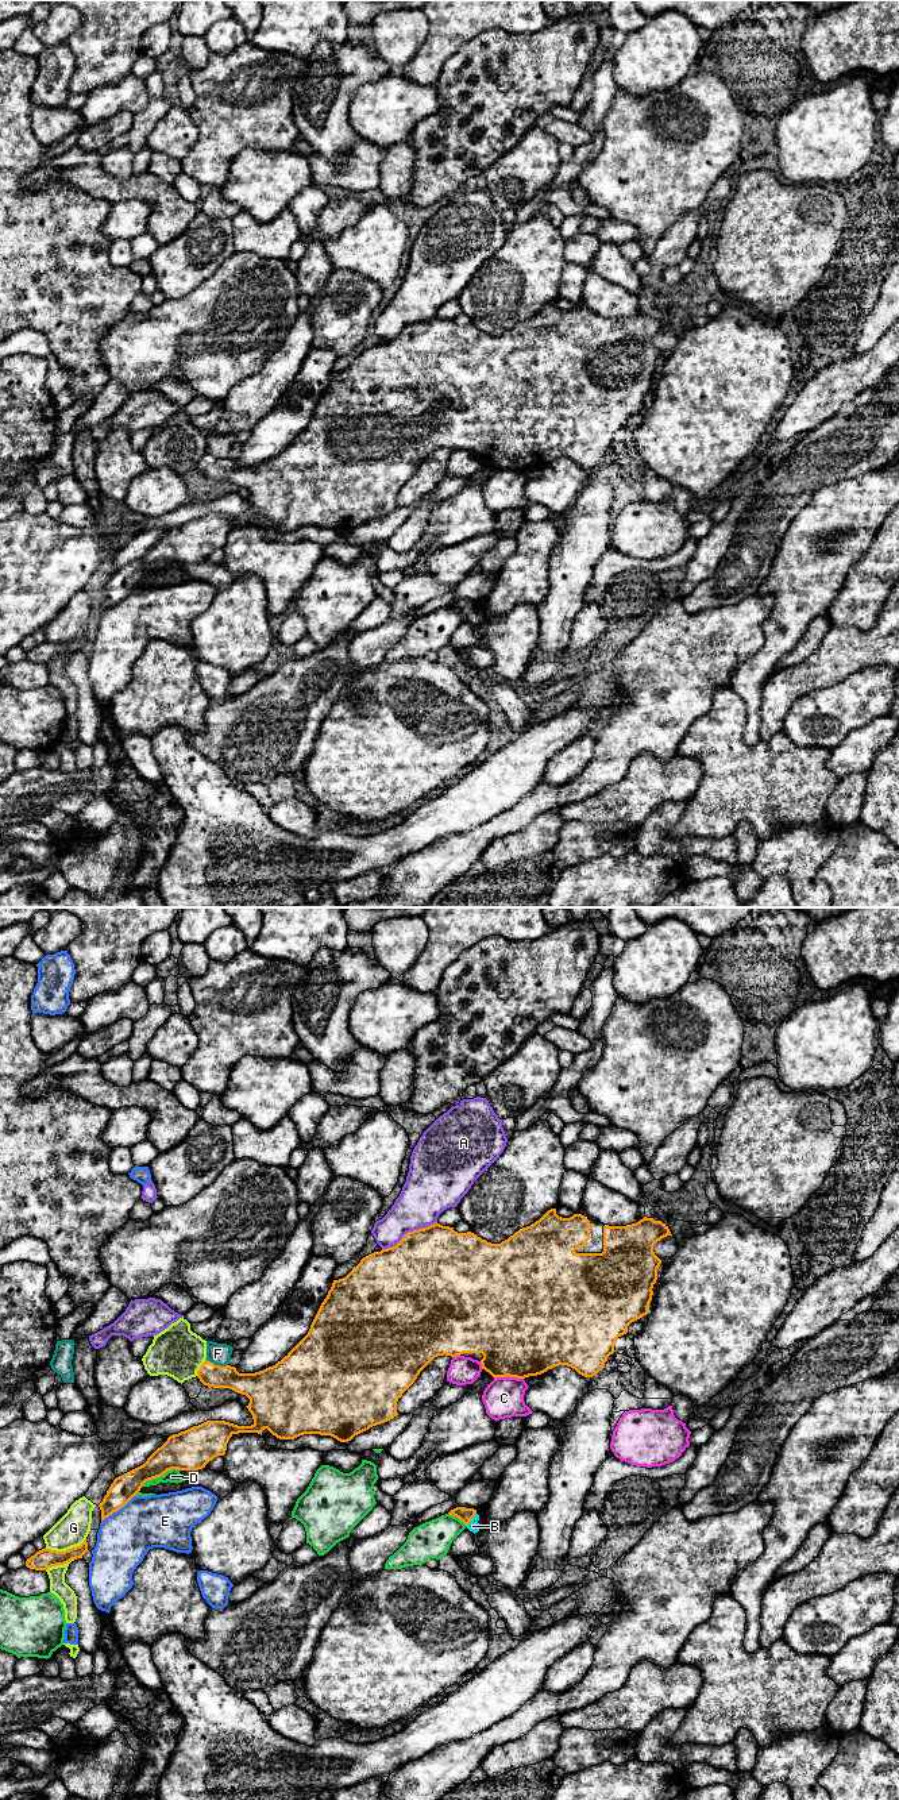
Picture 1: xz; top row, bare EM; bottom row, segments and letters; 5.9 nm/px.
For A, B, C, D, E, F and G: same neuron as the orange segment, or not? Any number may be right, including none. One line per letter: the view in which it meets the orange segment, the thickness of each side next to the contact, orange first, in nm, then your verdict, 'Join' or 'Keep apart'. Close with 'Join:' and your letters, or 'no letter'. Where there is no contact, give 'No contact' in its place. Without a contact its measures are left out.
A: Touches orange in xz. Thickness 480 nm (orange) against 280 nm. Keep apart
B: Touches orange in xz. Thickness 80 nm (orange) against 70 nm. Join
C: Touches orange in xz. Thickness 500 nm (orange) against 240 nm. Keep apart
D: Touches orange in xz. Thickness 240 nm (orange) against 80 nm. Keep apart
E: Touches orange in xz. Thickness 150 nm (orange) against 320 nm. Keep apart
F: Touches orange in xz. Thickness 150 nm (orange) against 130 nm. Keep apart
G: Touches orange in xz. Thickness 120 nm (orange) against 190 nm. Keep apart
Join: B

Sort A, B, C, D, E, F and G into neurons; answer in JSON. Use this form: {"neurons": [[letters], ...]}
{"neurons": [["A"], ["B"], ["C"], ["D"], ["E"], ["F"], ["G"]]}

